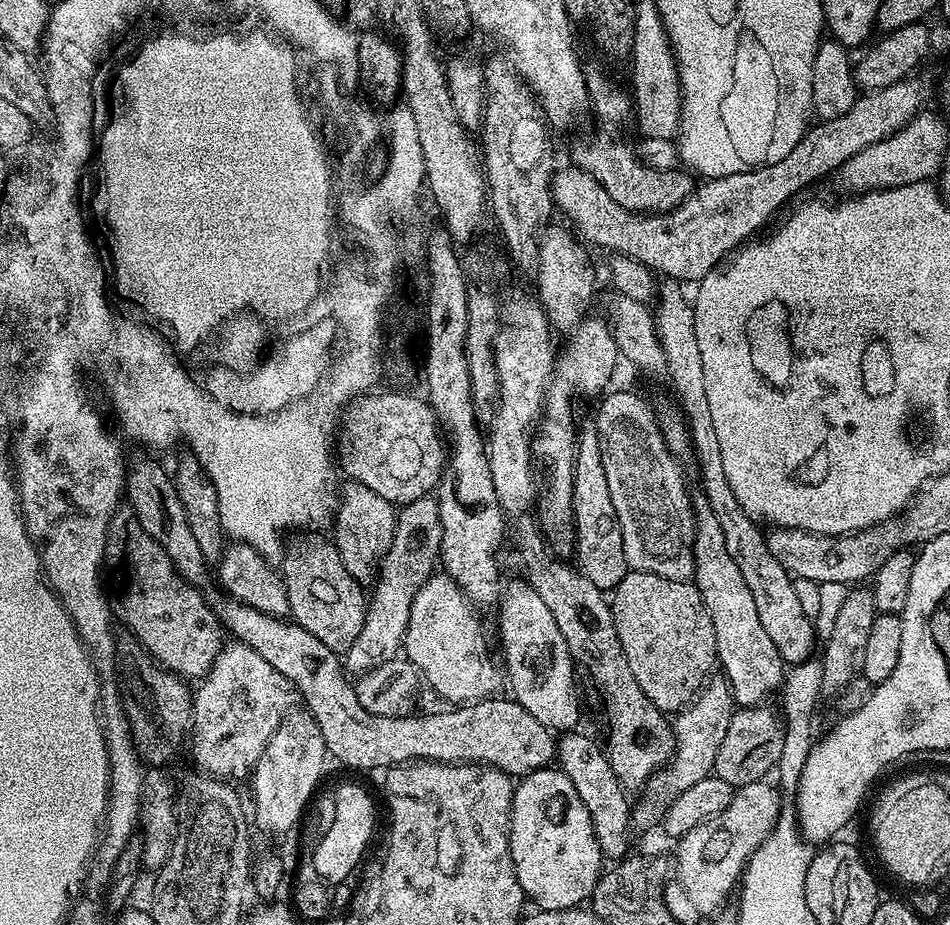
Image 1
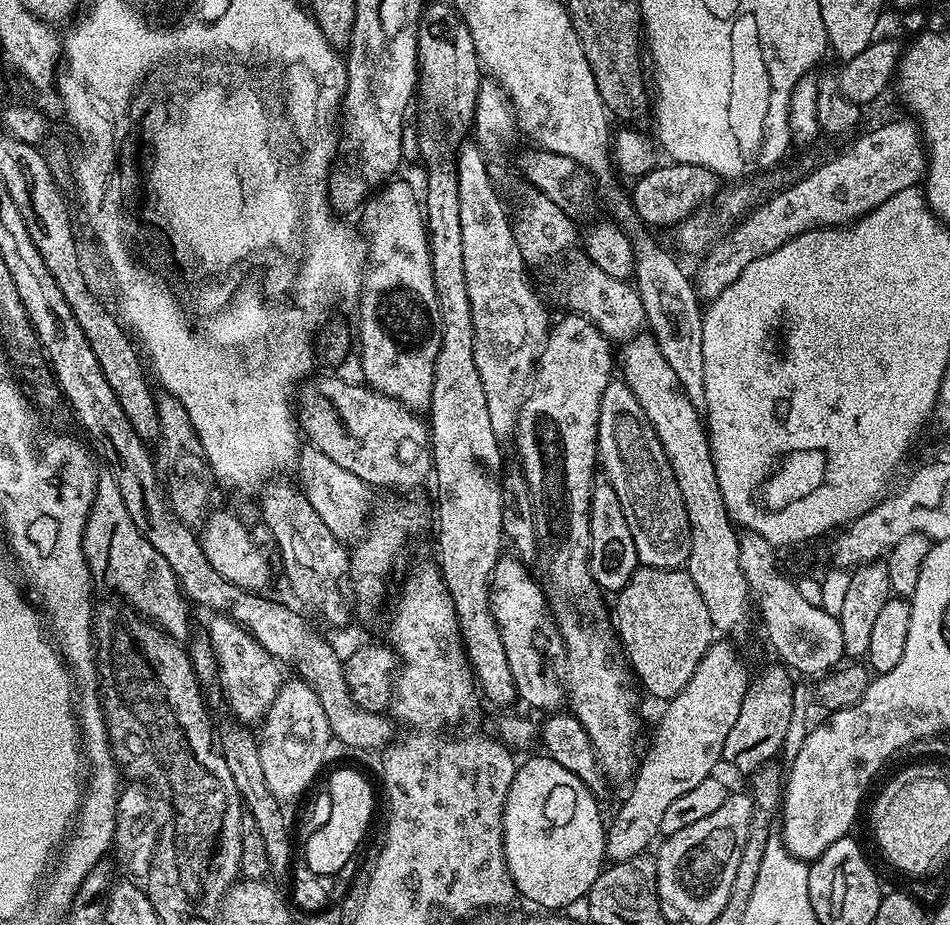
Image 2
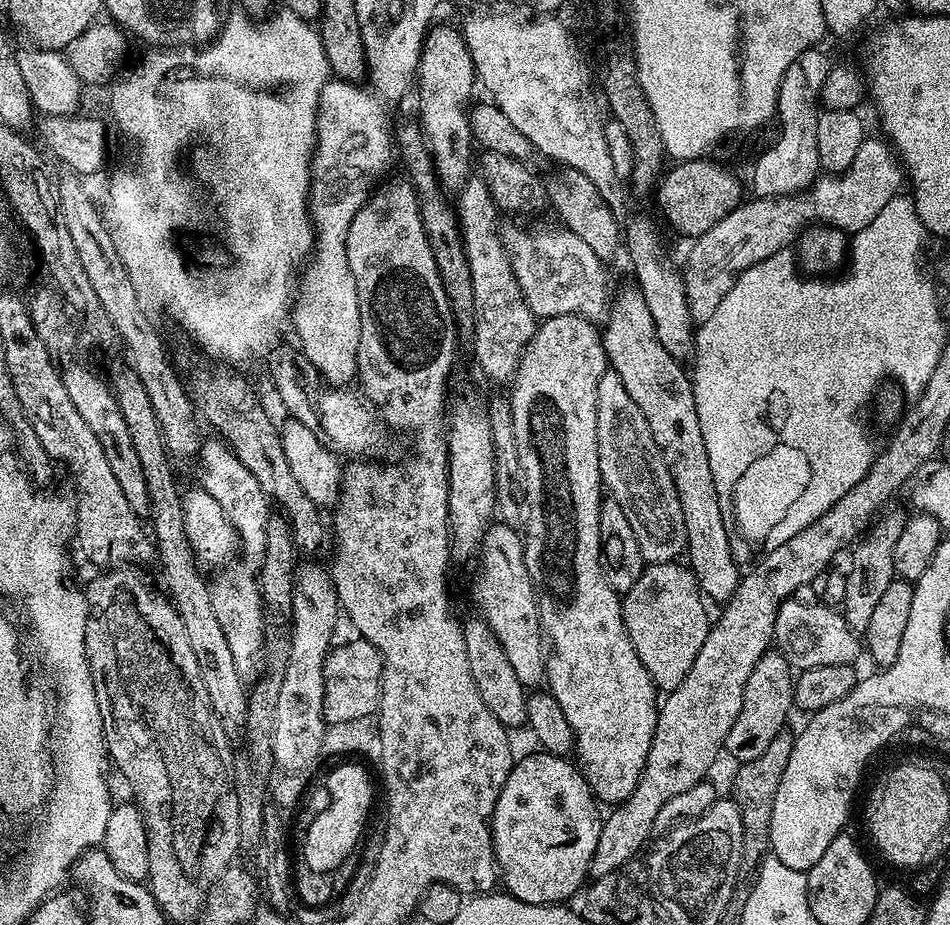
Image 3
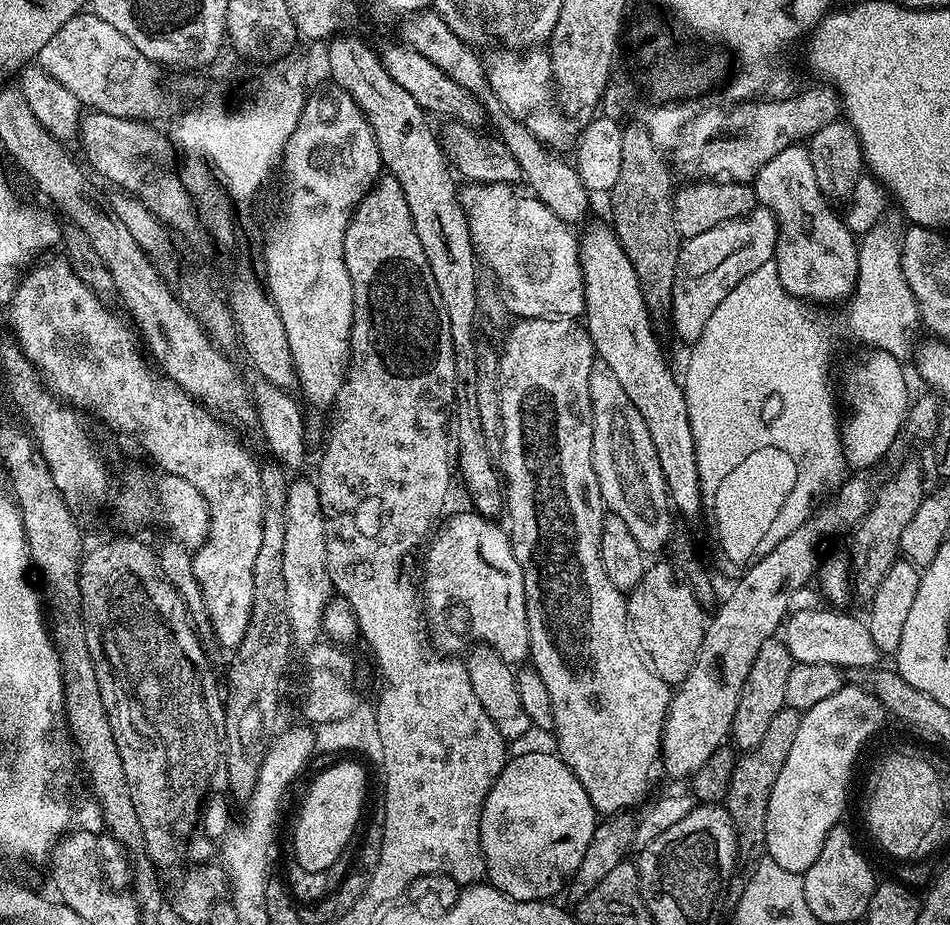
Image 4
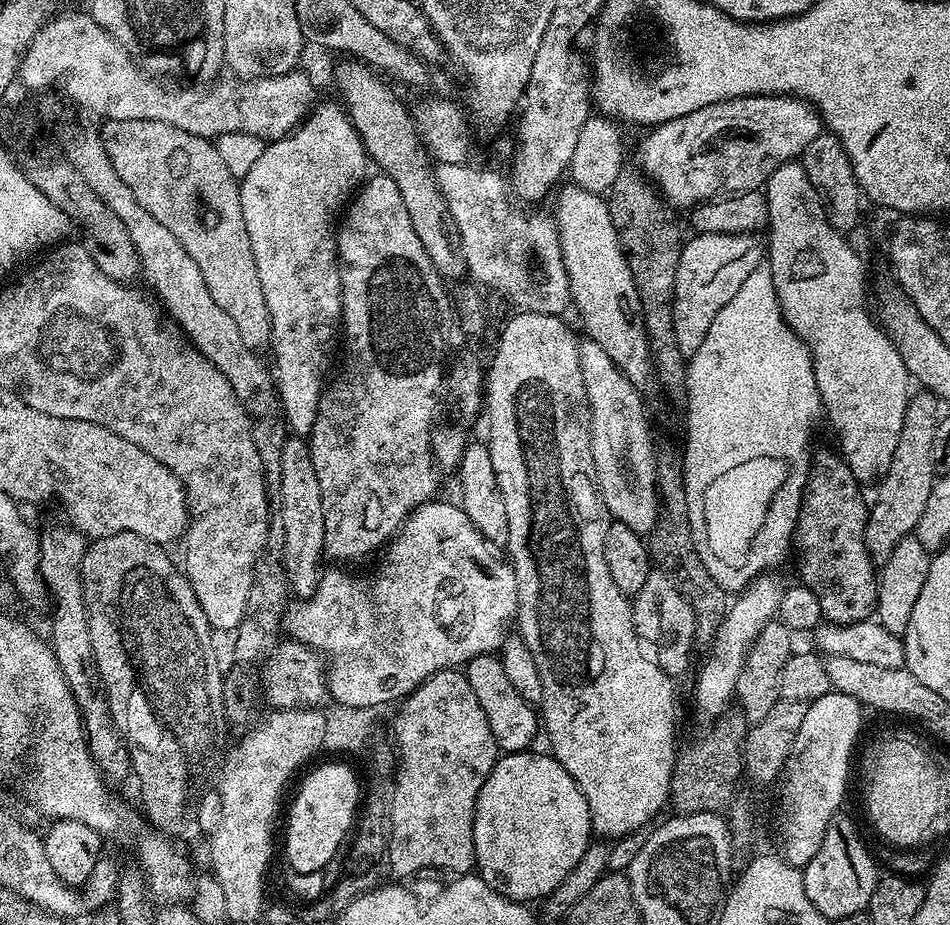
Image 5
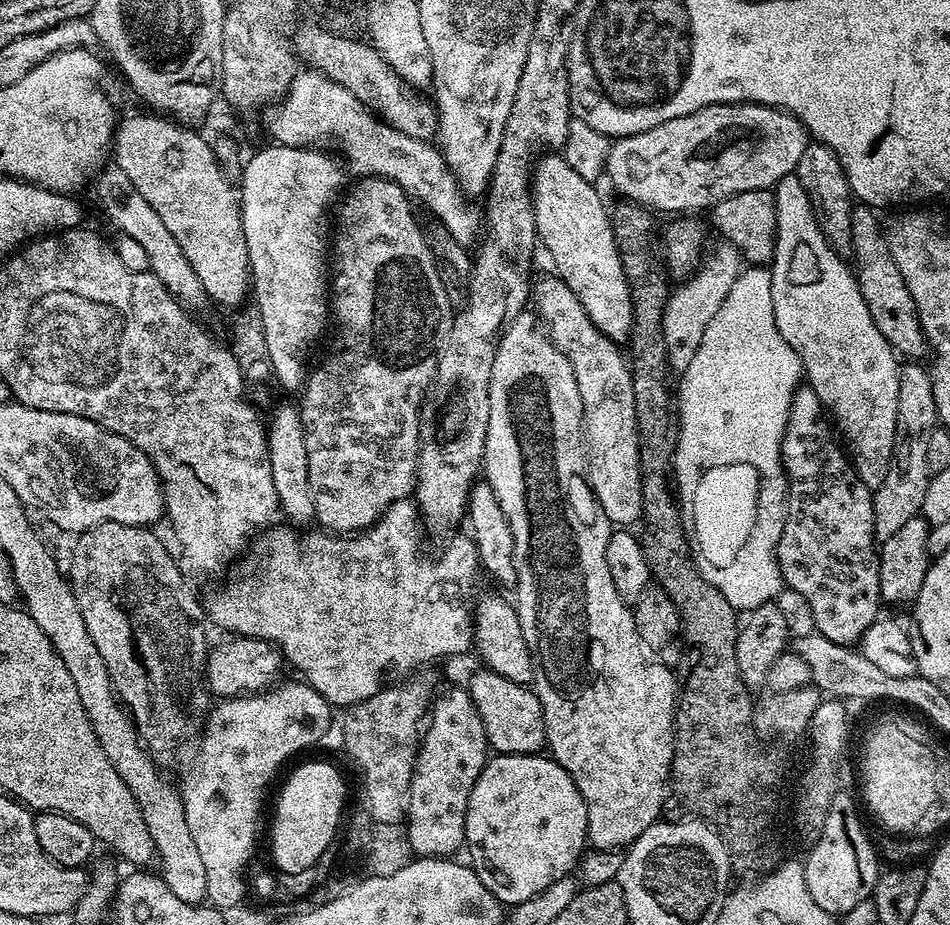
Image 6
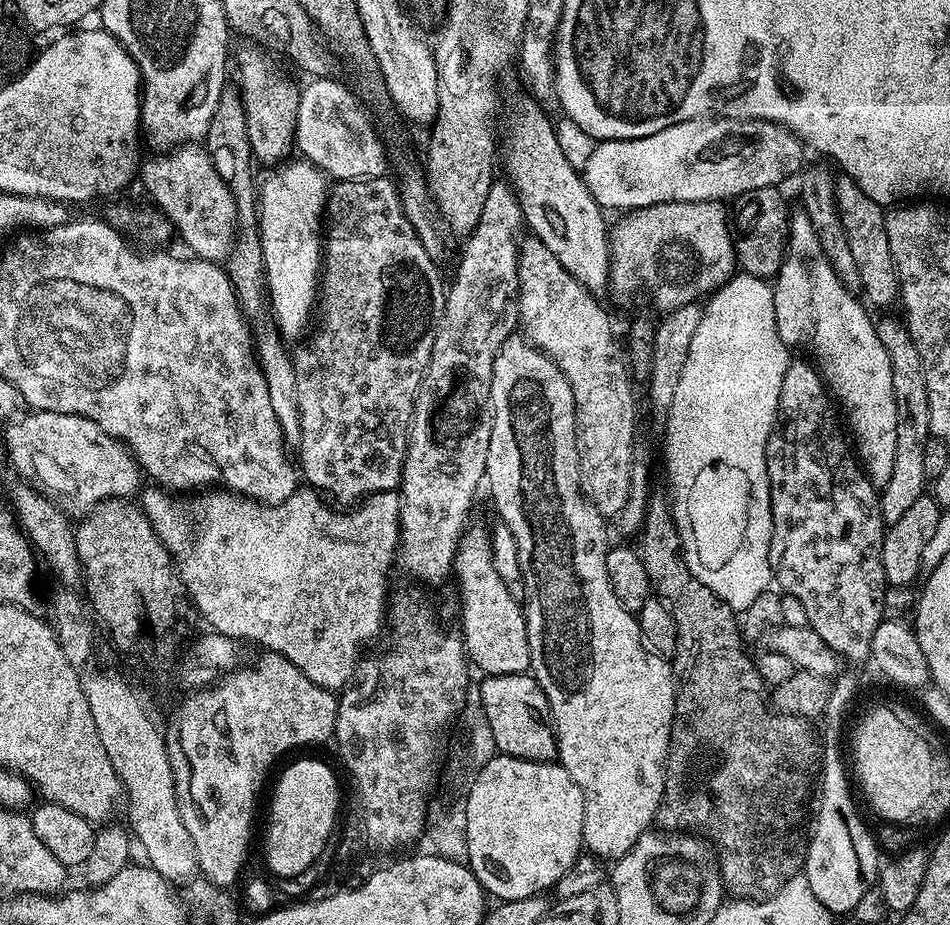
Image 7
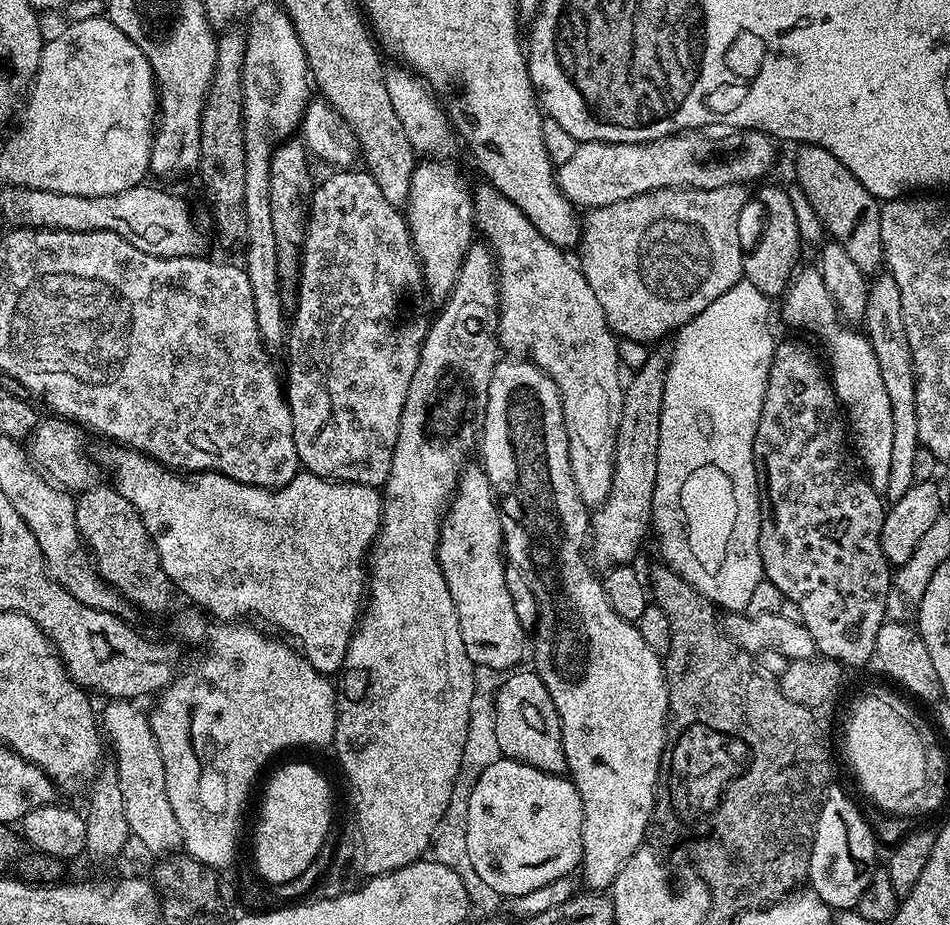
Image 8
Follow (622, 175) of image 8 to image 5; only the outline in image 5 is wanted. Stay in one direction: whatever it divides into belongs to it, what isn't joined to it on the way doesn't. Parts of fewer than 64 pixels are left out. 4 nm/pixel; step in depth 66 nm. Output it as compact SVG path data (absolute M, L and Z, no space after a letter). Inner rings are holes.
M739 96L702 106L702 110L694 110L682 118L655 125L649 131L652 133L637 146L636 160L640 163L639 171L655 184L657 192L669 204L688 210L706 200L763 189L770 174L774 174L778 166L793 163L803 156L806 146L810 146L821 131L820 113L796 96Z

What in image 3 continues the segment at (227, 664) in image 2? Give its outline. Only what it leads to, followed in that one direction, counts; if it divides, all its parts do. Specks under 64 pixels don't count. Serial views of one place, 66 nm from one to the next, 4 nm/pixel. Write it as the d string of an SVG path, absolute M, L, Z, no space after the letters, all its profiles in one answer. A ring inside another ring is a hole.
M205 439L200 445L198 461L200 460L200 468L204 473L201 474L198 484L212 495L218 506L222 506L226 518L234 526L242 556L244 552L244 561L241 564L233 563L231 566L221 567L217 571L220 573L216 576L216 584L211 585L212 602L214 615L222 626L232 658L238 670L246 672L253 668L264 644L266 608L261 603L257 573L263 560L263 547L266 546L270 501L264 495L262 486L258 486L258 478L254 478L254 474L250 474L250 470L242 466L236 453L227 443L216 440Z

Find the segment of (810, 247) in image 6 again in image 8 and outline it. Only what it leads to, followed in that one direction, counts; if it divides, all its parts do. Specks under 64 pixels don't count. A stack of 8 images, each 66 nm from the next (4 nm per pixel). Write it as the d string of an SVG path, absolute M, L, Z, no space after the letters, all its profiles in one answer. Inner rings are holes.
M819 267L803 268L793 275L792 282L782 297L784 305L780 312L790 327L805 328L820 339L825 352L823 355L830 369L832 389L836 392L836 399L840 401L846 417L855 455L862 461L863 471L872 489L881 494L887 493L890 482L890 453L894 442L894 417L890 410L886 385L882 382L882 369L878 366L878 358L875 357L867 335L840 319L840 312L830 290L826 288Z

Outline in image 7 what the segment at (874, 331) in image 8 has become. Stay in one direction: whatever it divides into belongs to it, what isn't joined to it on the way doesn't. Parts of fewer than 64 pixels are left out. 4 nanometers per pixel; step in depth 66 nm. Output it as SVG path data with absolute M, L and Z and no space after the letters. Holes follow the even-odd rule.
M884 316L875 321L878 338L882 338L882 346L886 346L886 354L890 354L890 378L894 378L894 402L898 406L898 443L894 450L894 470L890 470L890 482L879 489L880 513L885 525L898 522L918 498L925 495L926 477L922 470L922 454L926 450L926 442L930 439L930 406L926 402L926 378L922 370L922 358L918 354L918 346L914 346L905 321L892 316Z

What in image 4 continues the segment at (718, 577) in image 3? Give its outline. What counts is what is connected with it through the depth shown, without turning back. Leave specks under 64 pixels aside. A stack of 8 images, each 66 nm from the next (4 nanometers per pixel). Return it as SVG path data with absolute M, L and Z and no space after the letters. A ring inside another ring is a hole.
M604 224L586 229L584 236L582 232L579 237L588 336L596 347L599 363L614 370L614 378L618 378L622 390L626 390L630 402L638 406L638 414L642 414L646 430L650 430L650 439L654 442L654 450L658 450L658 462L662 462L662 474L668 483L668 494L675 511L684 516L696 516L704 508L704 496L700 492L696 446L684 385L677 373L676 376L672 373L656 341L656 332L652 329L654 321L644 301L638 274L622 250L615 231Z

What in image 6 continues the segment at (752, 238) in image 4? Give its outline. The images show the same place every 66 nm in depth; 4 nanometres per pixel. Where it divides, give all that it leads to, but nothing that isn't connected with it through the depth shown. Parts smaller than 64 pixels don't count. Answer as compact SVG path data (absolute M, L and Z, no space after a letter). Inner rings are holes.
M720 242L716 249L709 251L701 259L699 268L679 285L680 288L668 297L668 305L662 314L662 336L666 338L666 354L668 366L673 373L683 374L686 366L694 359L694 353L702 342L702 334L706 334L706 326L718 314L718 306L726 302L726 294L730 294L730 286L740 277L746 267L746 261L734 245Z

